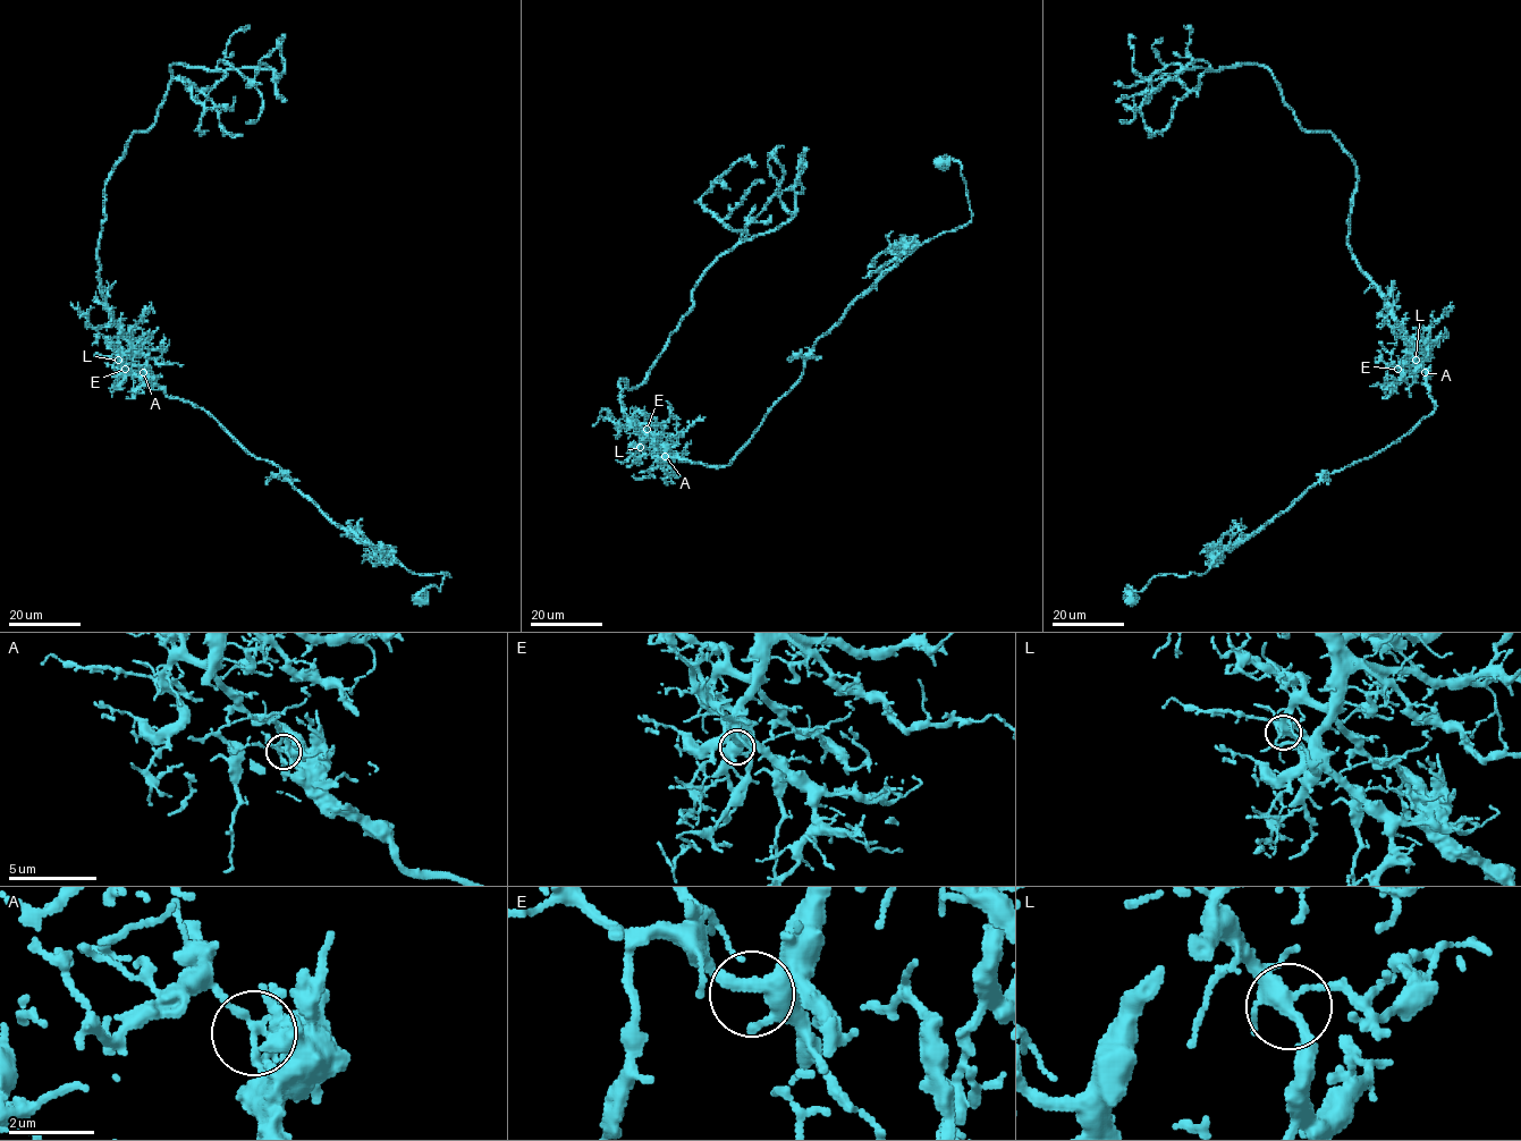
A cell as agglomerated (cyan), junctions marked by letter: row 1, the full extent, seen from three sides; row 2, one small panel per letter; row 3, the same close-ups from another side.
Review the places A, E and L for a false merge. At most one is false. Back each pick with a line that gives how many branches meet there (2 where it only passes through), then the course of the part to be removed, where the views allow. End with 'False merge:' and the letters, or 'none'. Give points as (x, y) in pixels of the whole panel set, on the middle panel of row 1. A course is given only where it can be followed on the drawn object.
A: 4 branches meet; foreign part runs (665, 456), (727, 465), (856, 298), (910, 253), (972, 218), (961, 166), (937, 163)
False merge: A

